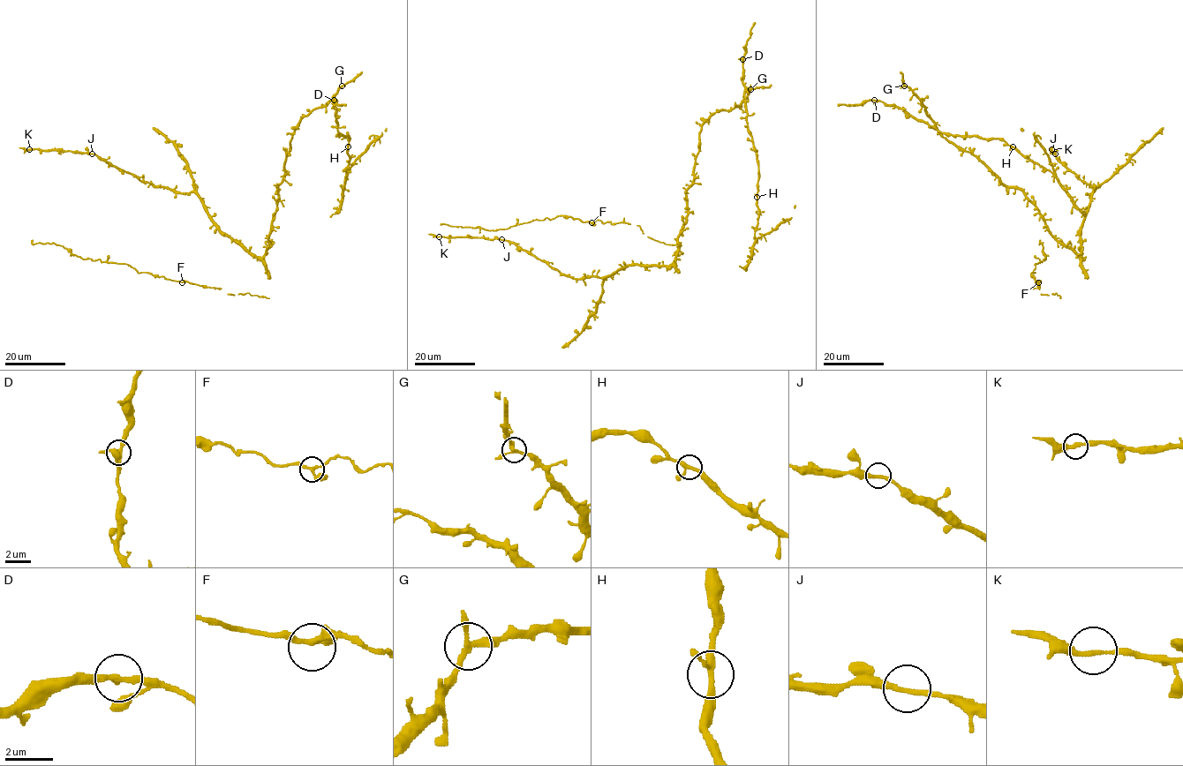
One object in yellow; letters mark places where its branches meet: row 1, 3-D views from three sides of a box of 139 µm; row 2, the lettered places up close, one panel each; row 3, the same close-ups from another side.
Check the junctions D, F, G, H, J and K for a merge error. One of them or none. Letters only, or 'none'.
none

